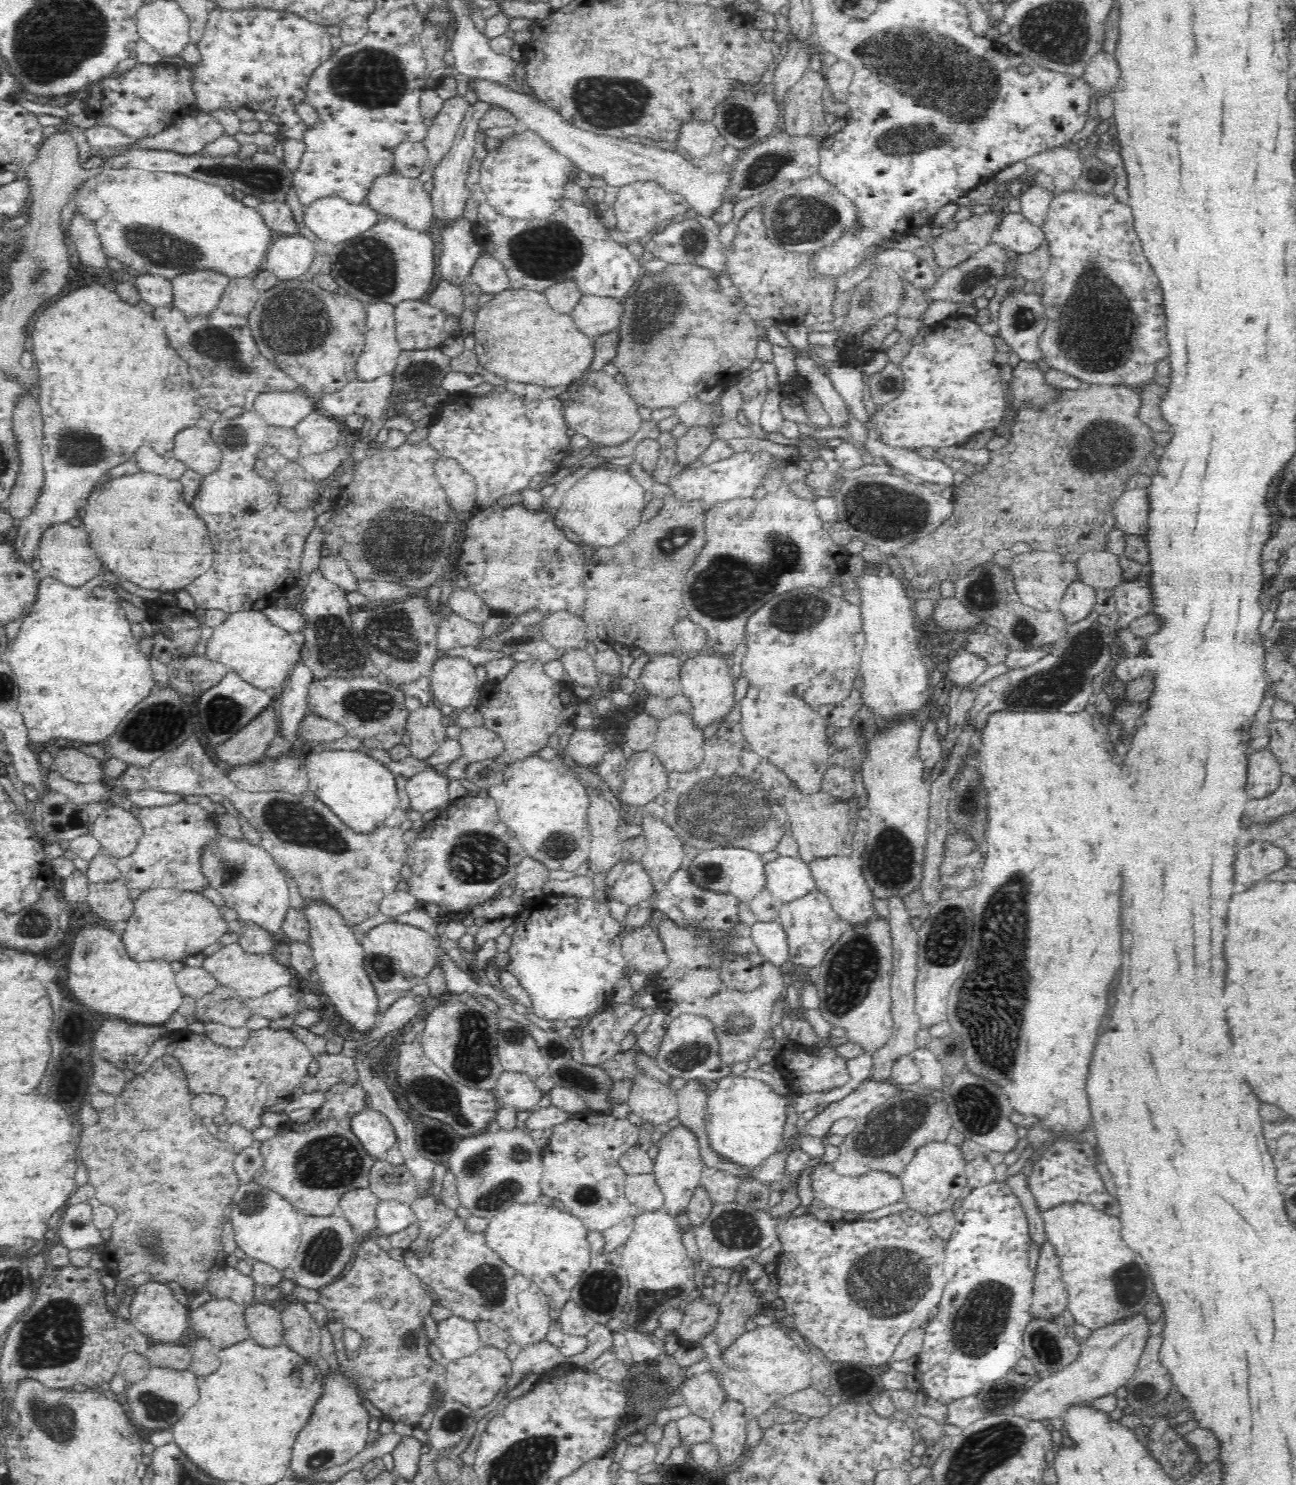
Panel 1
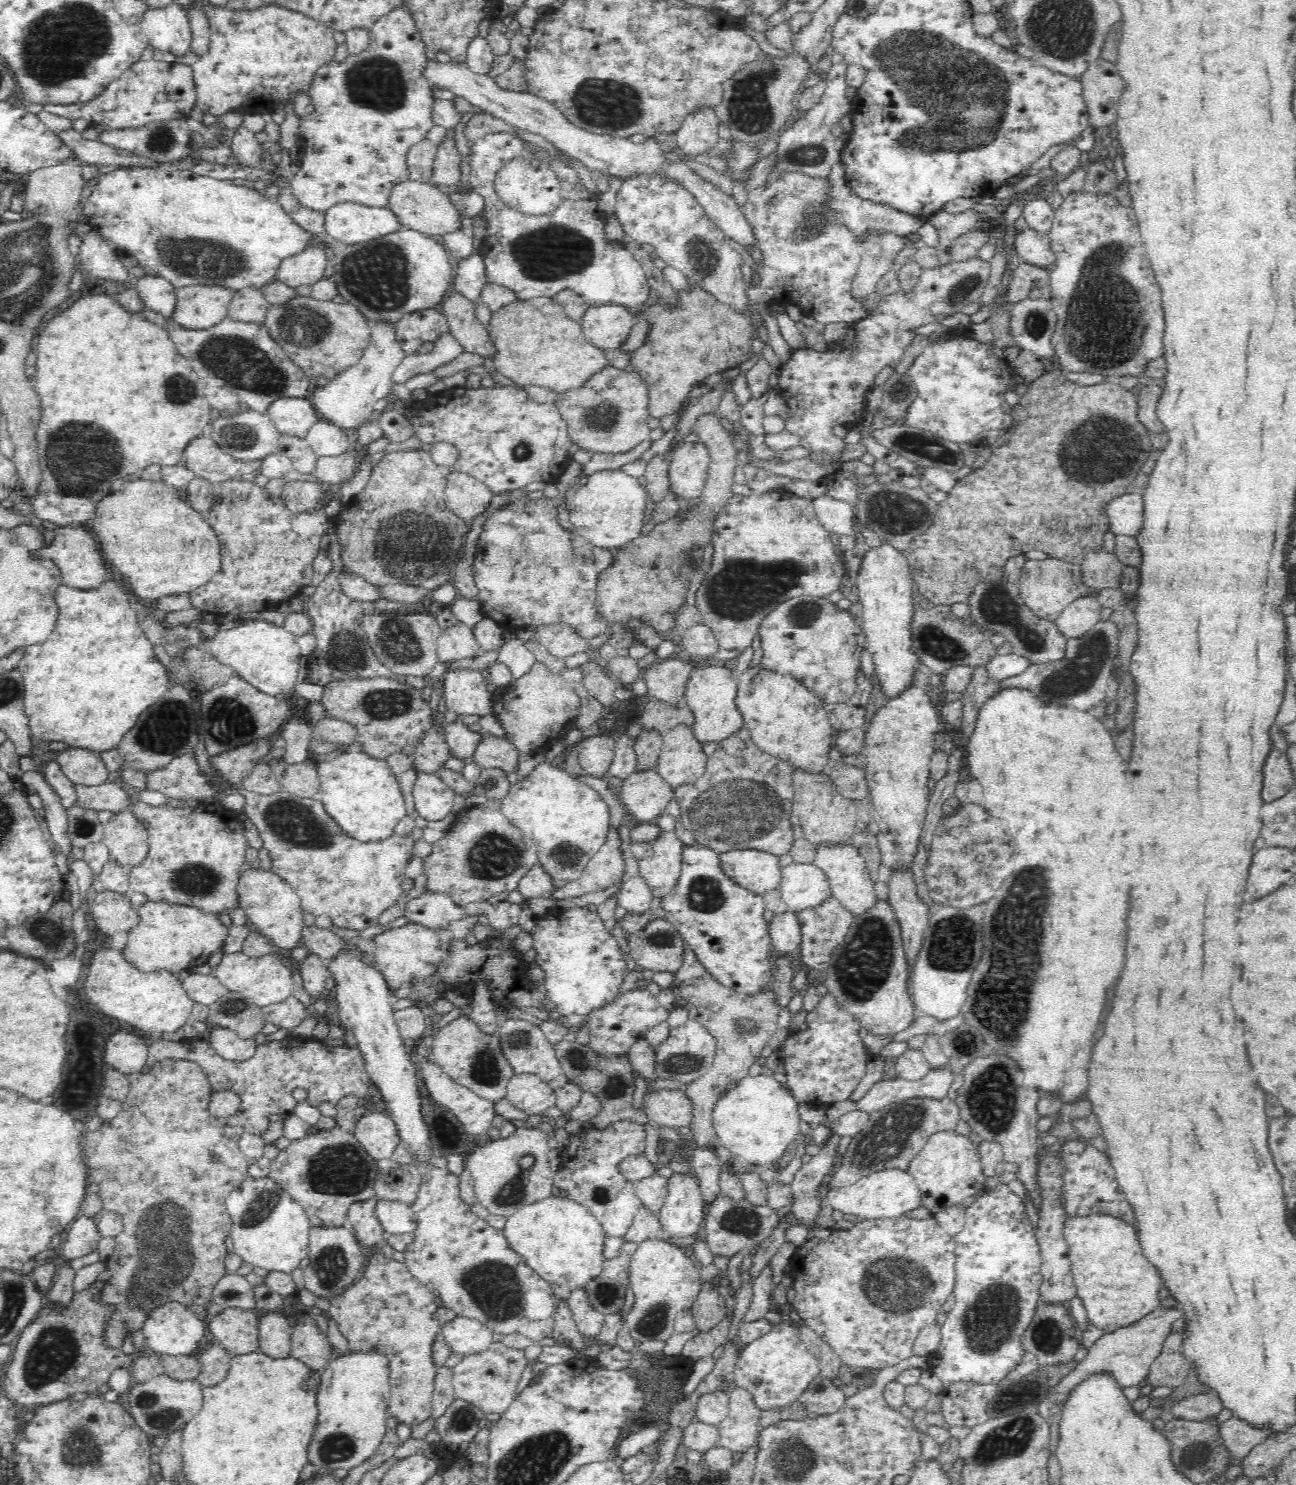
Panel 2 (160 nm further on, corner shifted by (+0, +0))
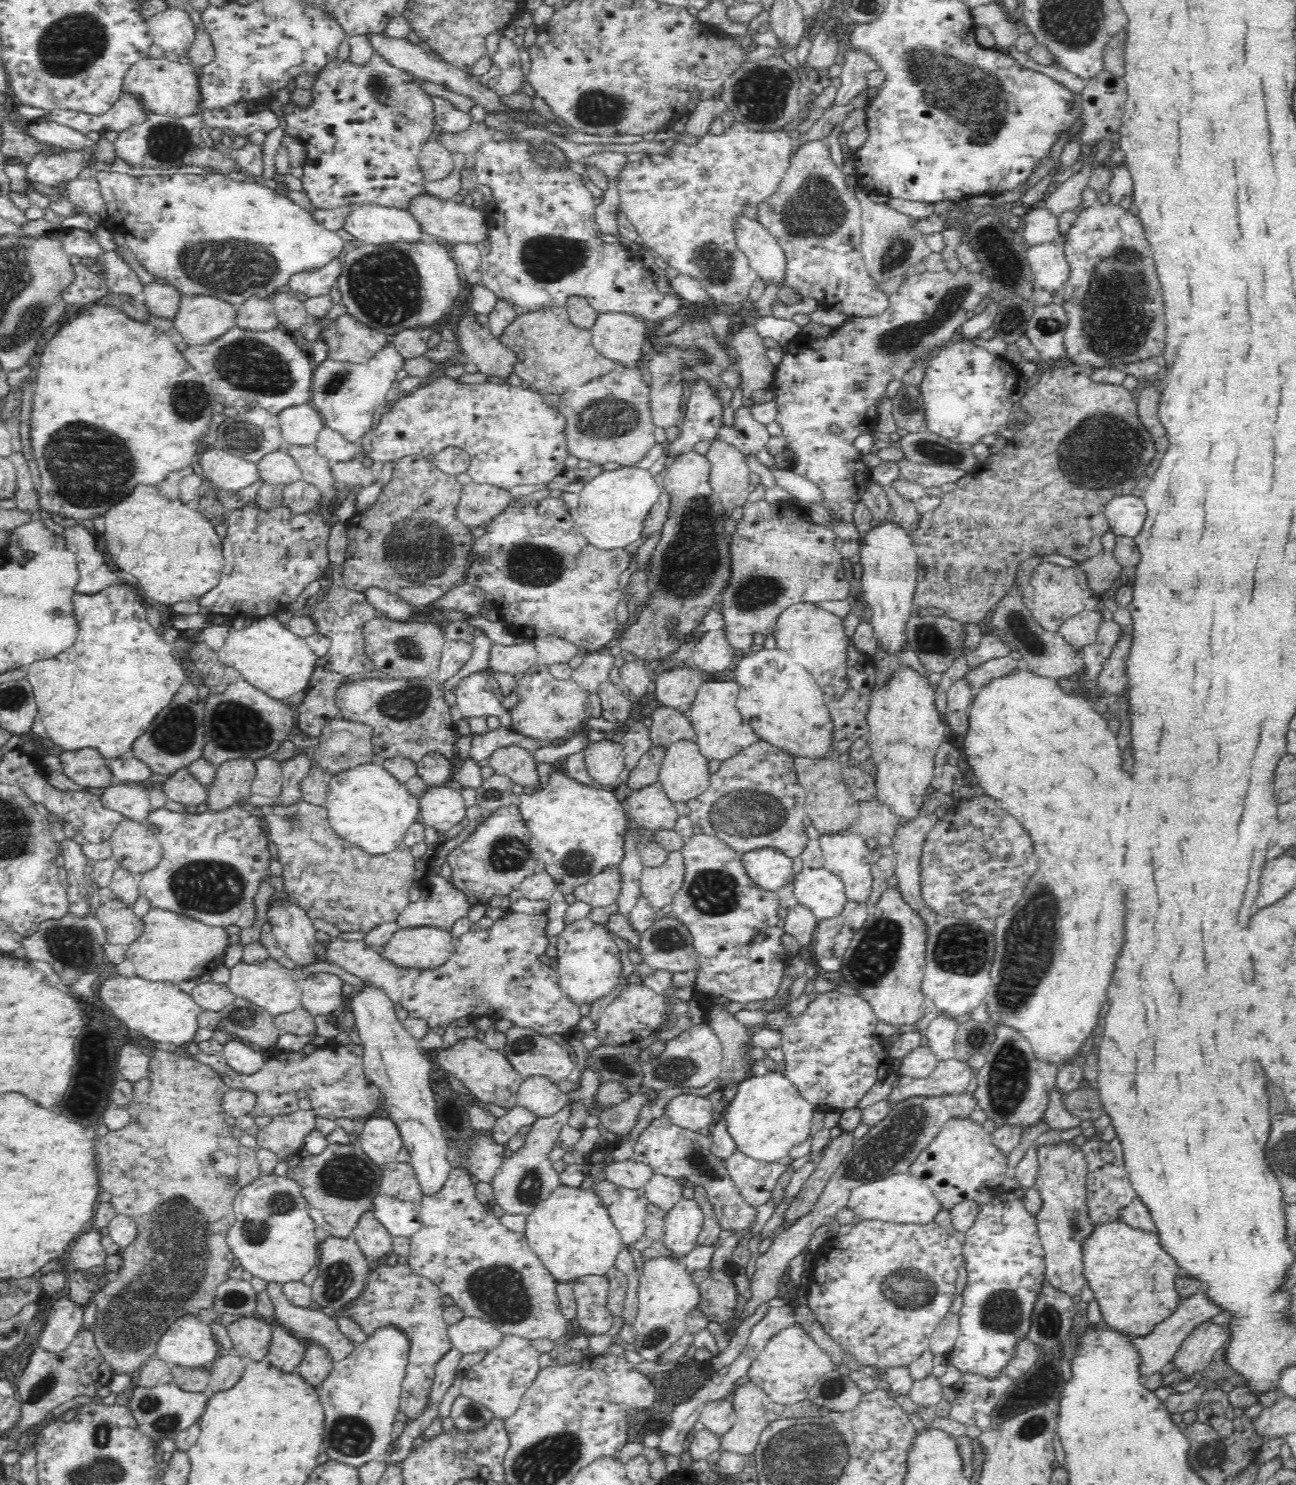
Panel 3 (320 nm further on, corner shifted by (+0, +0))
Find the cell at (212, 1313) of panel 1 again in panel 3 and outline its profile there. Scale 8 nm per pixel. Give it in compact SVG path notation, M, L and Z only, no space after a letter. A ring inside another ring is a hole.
M244 1315L243 1318L238 1318L236 1322L228 1324L225 1328L235 1348L235 1354L252 1361L266 1358L271 1326L259 1319L257 1315Z

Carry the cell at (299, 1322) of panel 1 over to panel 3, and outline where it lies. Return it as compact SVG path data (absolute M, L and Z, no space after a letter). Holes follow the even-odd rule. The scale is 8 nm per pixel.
M304 1342L305 1349L302 1360L293 1368L300 1373L306 1381L318 1387L319 1384L330 1374L333 1367L332 1355L322 1343Z

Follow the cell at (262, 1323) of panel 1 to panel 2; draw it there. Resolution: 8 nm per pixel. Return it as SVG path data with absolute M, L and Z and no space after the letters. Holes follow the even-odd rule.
M279 1310L258 1312L258 1350L271 1357L290 1355L290 1335L292 1326Z

